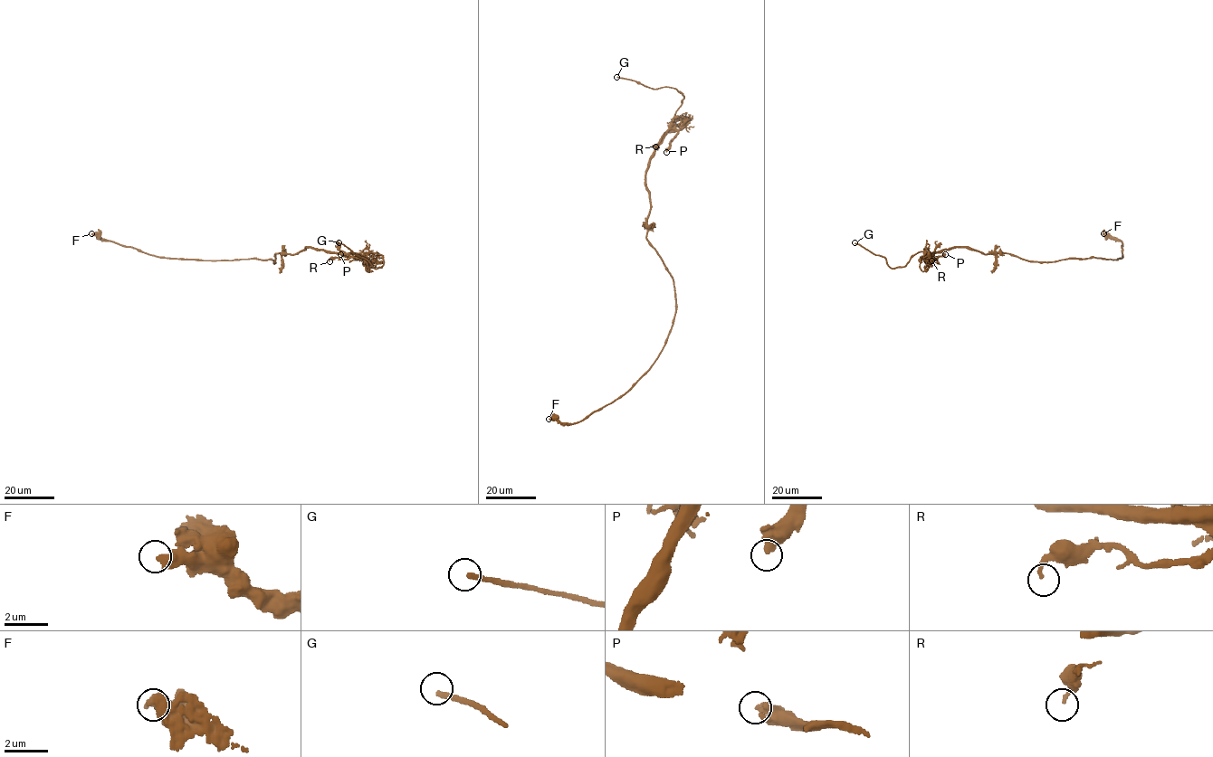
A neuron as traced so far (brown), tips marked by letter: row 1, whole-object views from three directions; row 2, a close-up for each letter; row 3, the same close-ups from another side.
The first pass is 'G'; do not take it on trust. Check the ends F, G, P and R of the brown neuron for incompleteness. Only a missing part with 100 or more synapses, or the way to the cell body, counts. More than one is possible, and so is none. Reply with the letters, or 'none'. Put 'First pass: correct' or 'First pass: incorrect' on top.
First pass: correct
G

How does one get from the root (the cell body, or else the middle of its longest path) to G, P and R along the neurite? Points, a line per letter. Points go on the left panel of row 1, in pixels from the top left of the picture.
G: (275, 260), (276, 253), (314, 248), (373, 252), (382, 255), (383, 264), (374, 269), (339, 242)
P: (275, 260), (276, 253), (294, 254), (306, 248), (351, 253), (360, 259), (340, 254)
R: (275, 260), (276, 253), (294, 254), (306, 248), (345, 253), (349, 257), (332, 258), (329, 261)

